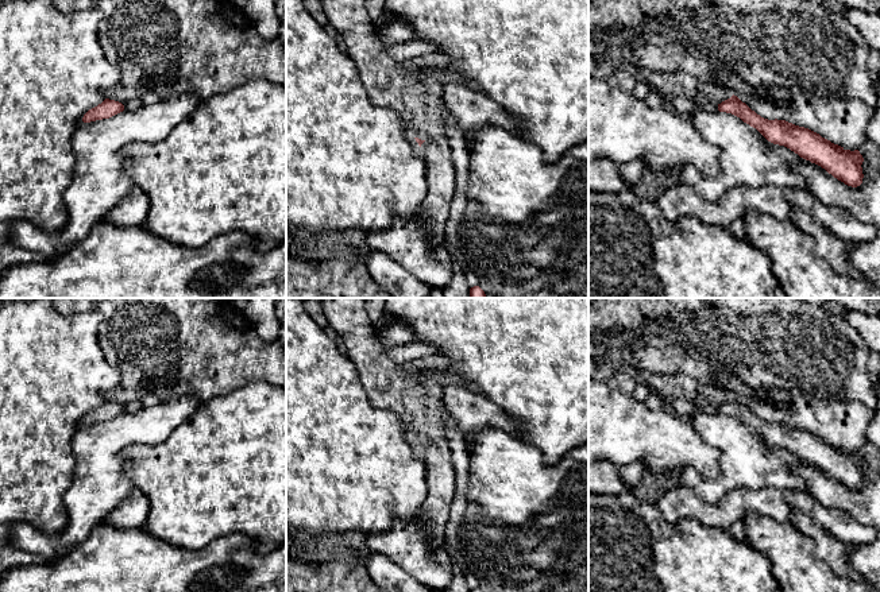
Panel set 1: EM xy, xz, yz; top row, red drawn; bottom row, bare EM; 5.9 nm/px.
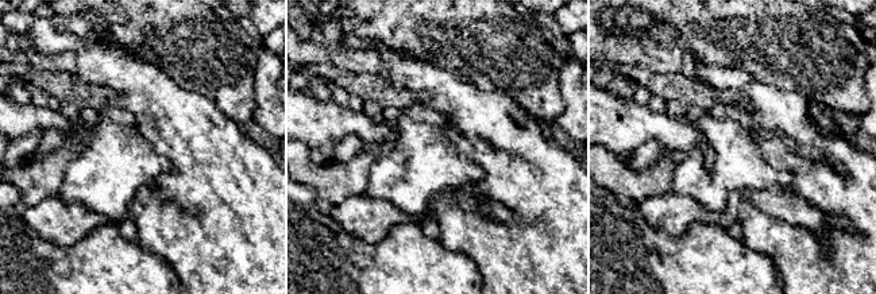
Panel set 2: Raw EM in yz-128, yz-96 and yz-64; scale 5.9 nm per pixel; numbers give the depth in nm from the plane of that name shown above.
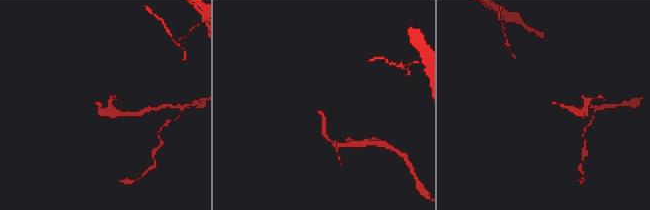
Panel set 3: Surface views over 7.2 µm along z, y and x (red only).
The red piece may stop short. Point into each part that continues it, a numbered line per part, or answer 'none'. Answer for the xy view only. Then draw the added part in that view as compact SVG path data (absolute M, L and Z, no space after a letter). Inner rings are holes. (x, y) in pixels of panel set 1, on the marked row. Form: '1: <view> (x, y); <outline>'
none

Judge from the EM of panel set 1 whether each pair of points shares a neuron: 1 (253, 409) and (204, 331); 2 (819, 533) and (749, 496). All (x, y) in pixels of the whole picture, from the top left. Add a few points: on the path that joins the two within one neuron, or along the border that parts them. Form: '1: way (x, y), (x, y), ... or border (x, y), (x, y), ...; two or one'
1: border (271, 383), (251, 380), (224, 395), (211, 399); two
2: border (790, 513), (802, 510), (821, 526); two

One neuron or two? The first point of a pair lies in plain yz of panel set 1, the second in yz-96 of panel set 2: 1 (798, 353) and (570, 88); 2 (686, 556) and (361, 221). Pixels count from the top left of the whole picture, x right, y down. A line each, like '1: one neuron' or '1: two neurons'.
1: two neurons
2: two neurons

